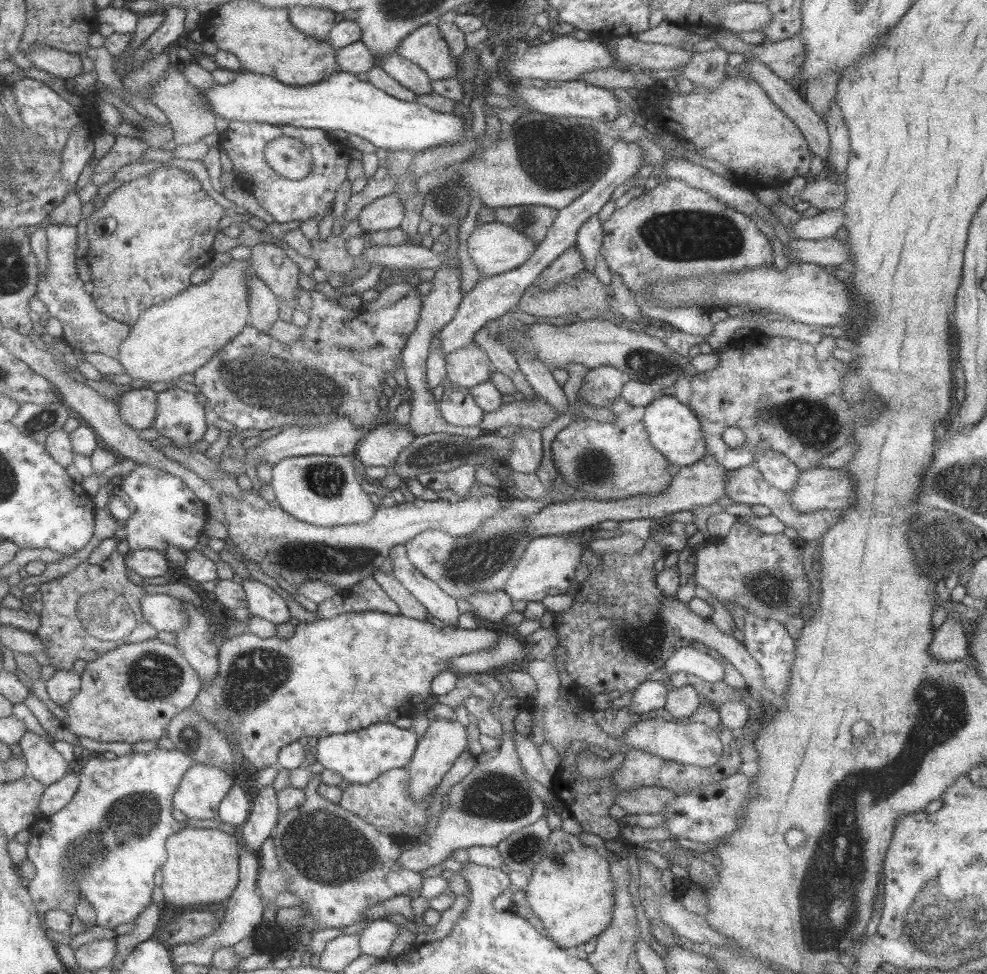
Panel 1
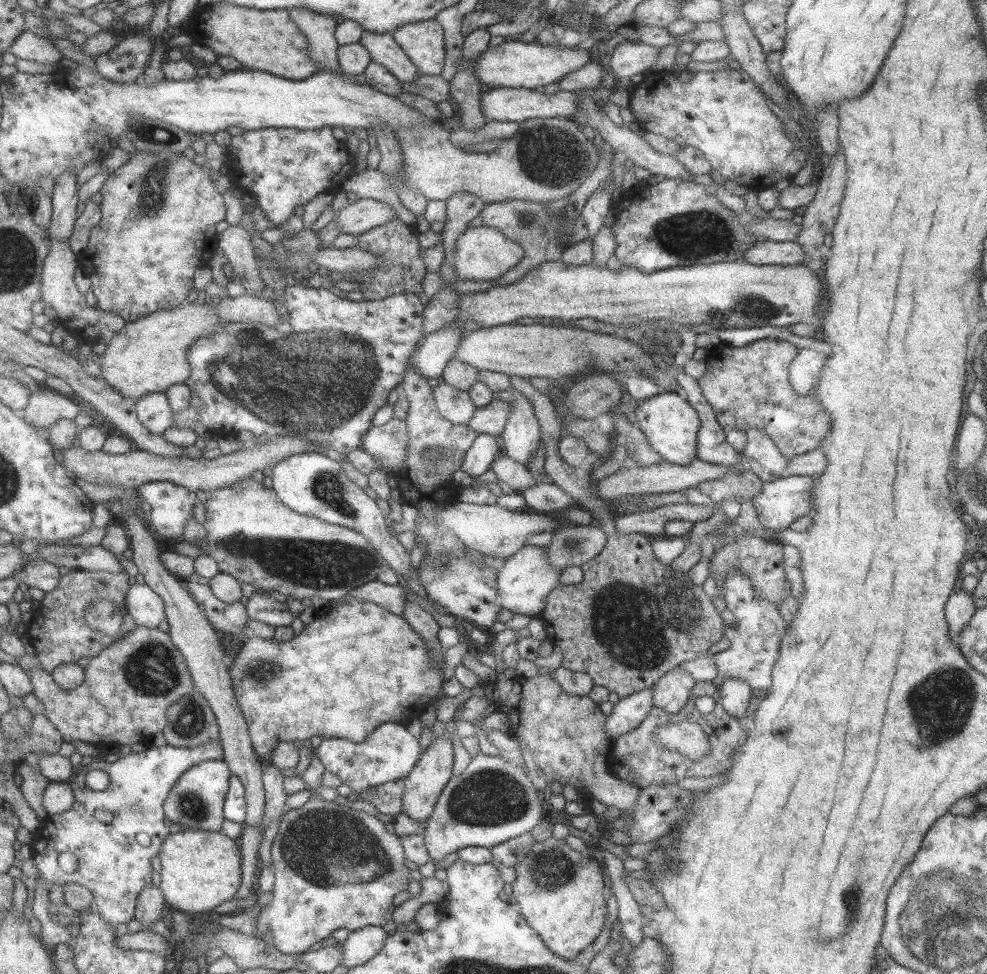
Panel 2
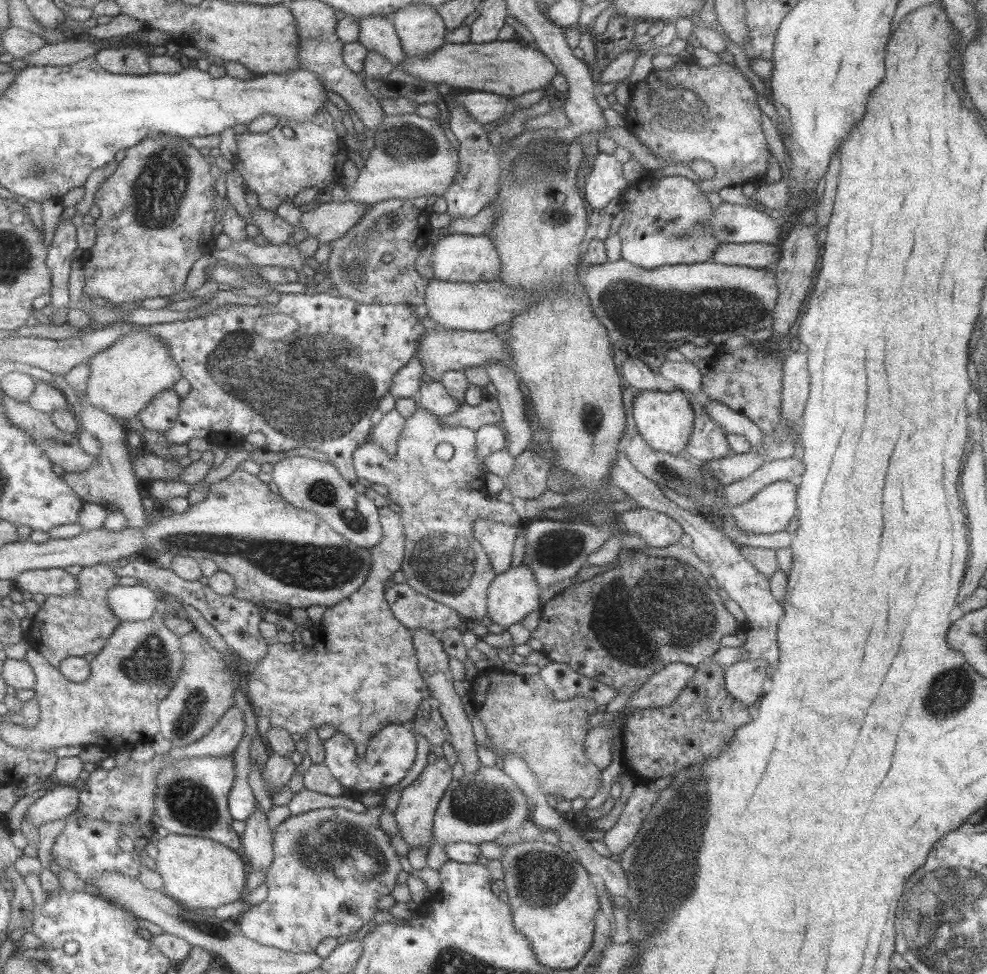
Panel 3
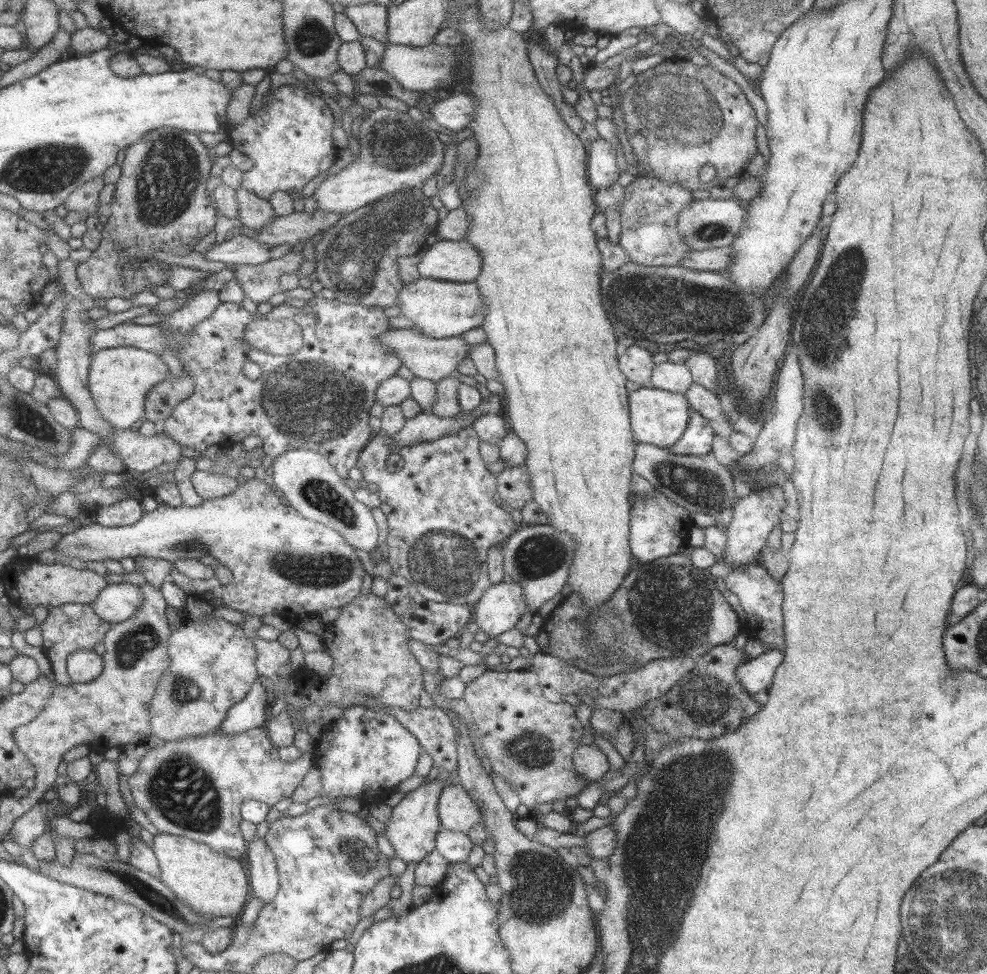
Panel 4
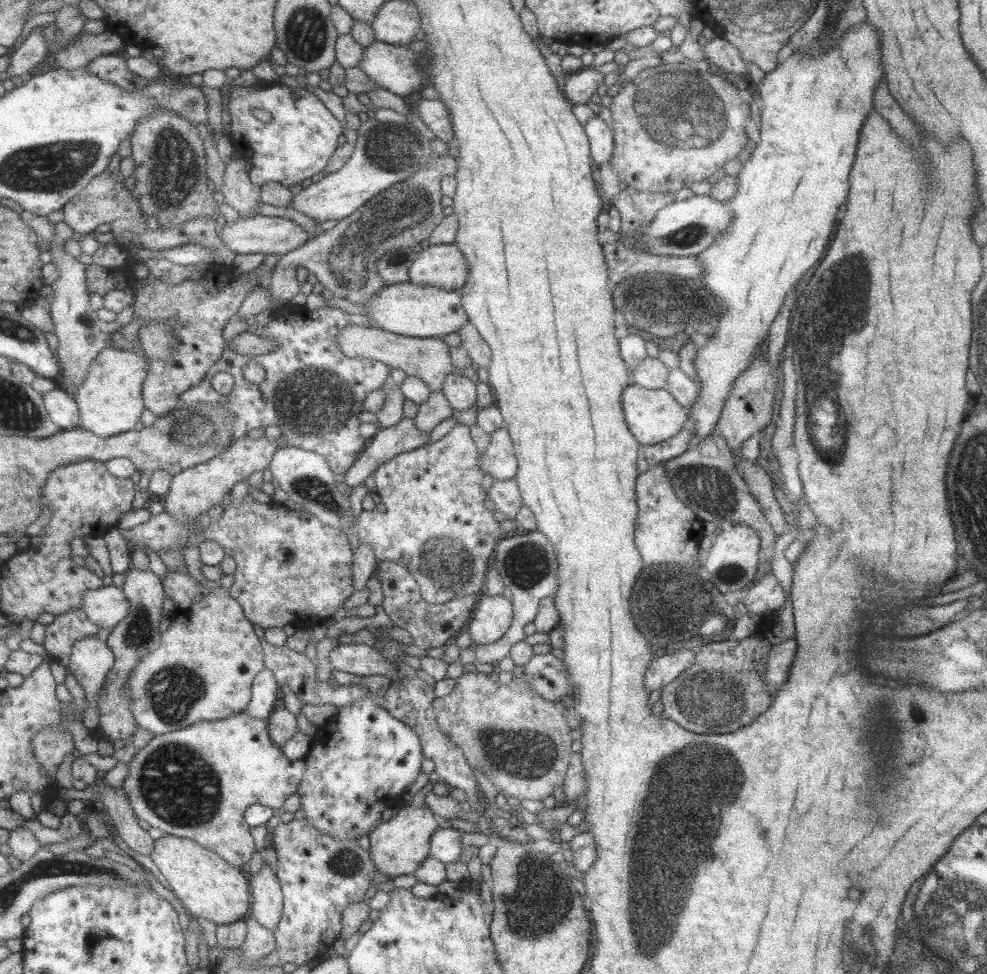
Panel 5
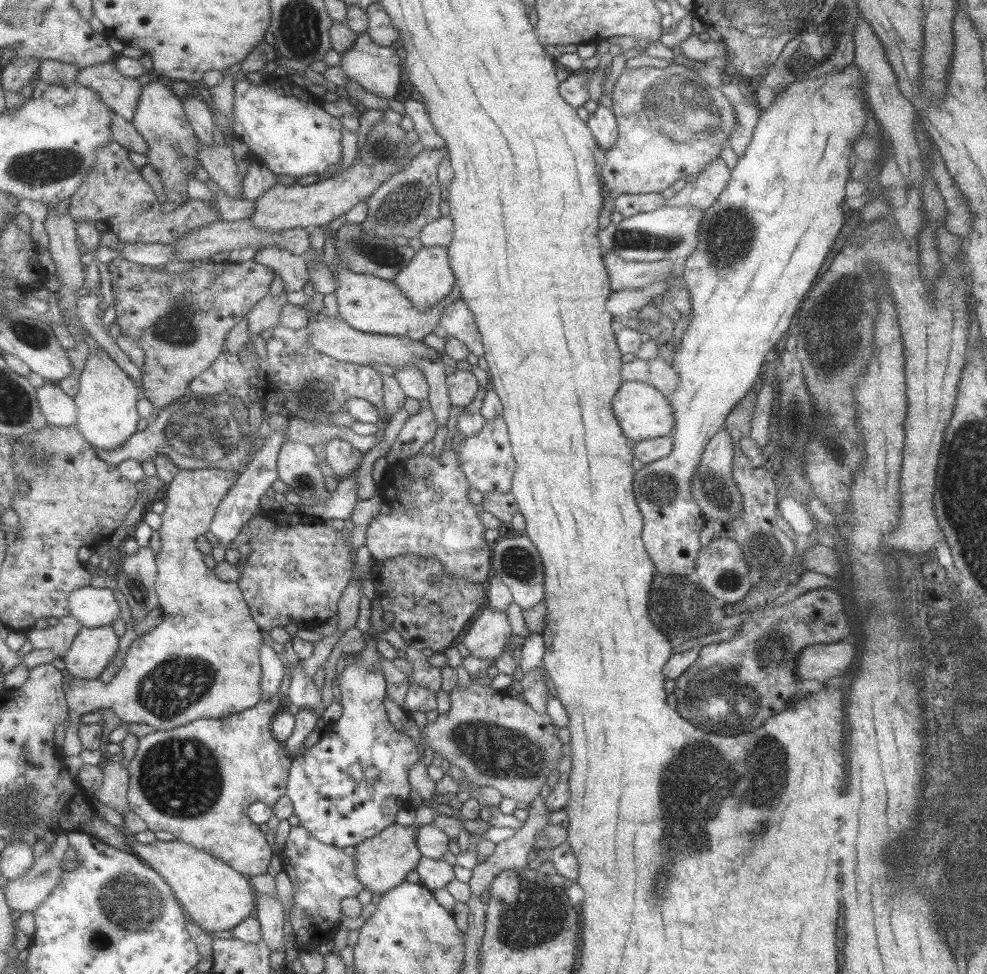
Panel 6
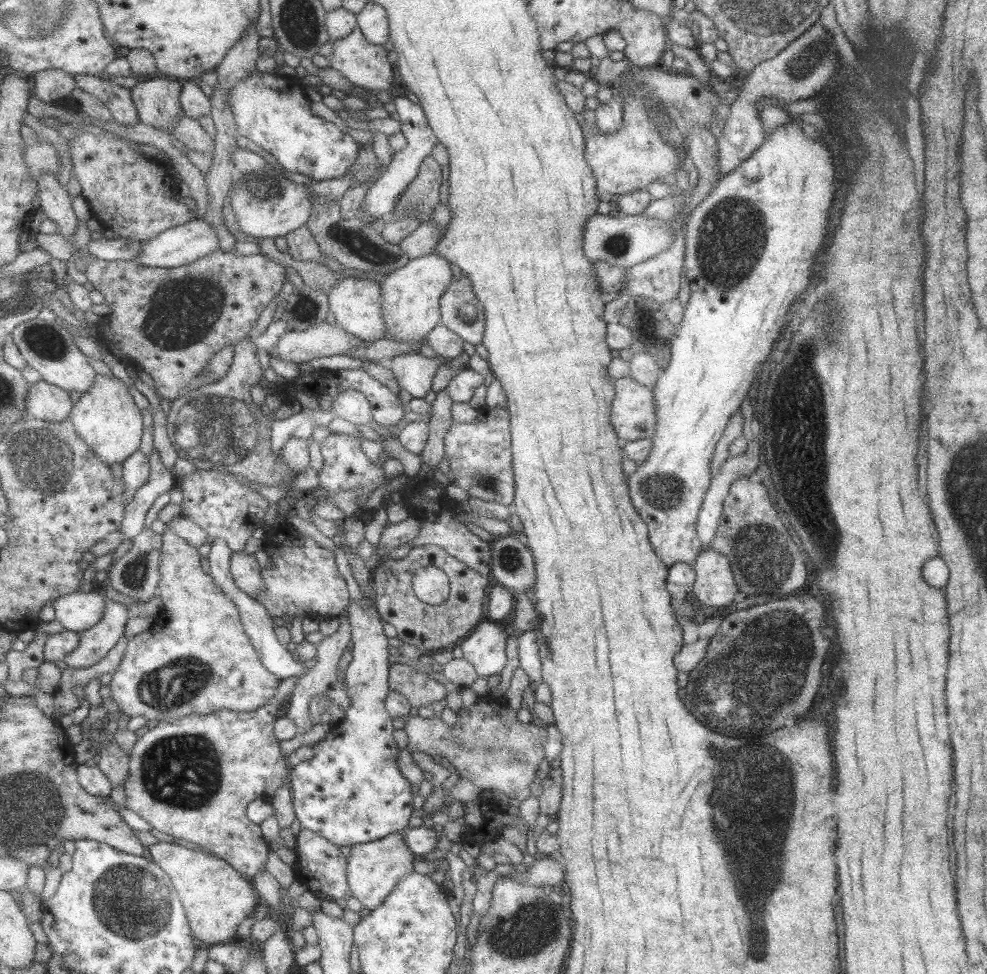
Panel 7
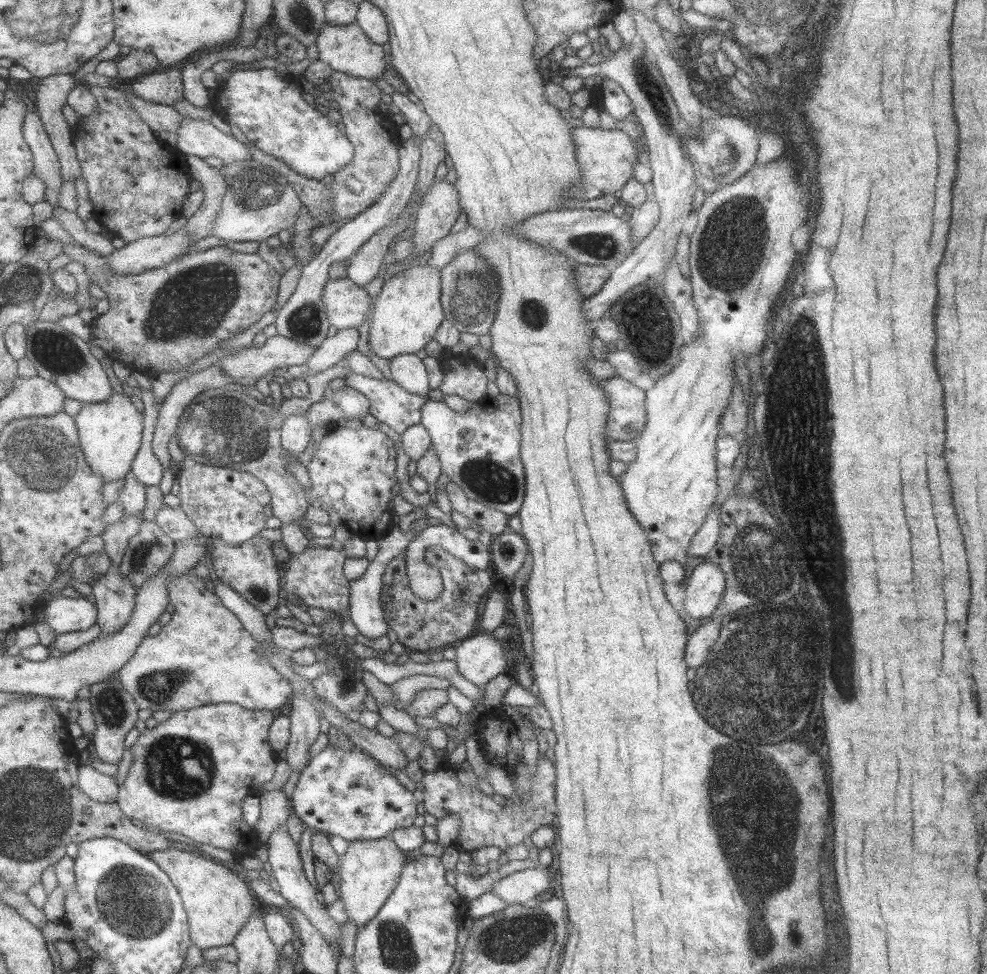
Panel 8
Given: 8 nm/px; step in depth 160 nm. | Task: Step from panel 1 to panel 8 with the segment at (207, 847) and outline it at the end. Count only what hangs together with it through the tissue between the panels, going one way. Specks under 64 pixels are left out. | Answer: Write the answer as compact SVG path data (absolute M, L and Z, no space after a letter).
M169 847L149 855L177 886L190 918L192 940L197 951L232 945L235 934L239 933L239 928L247 923L255 910L247 884L239 880L231 870L227 870L227 865L217 864L193 852Z

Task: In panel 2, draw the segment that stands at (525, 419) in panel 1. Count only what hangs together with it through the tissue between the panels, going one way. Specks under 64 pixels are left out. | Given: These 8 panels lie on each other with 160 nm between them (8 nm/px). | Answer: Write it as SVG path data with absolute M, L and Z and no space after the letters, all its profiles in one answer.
M493 400L483 408L474 408L473 417L467 421L467 427L477 435L486 433L498 438L503 433L509 415L509 403Z

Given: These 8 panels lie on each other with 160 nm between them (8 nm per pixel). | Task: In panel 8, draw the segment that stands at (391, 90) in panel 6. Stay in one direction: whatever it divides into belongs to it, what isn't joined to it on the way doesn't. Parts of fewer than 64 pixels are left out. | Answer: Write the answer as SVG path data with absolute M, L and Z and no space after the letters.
M355 21L343 26L335 26L325 22L324 27L317 35L315 46L319 51L318 60L328 64L332 71L374 82L384 73L386 63L383 61L382 46L371 43Z

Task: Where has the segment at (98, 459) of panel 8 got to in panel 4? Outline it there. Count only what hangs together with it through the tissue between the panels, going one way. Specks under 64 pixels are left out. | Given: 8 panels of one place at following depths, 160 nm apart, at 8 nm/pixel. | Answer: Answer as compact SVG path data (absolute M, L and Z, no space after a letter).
M132 346L107 348L93 354L90 392L103 418L118 430L129 430L137 420L146 418L147 397L159 383L172 374L170 366L156 352Z

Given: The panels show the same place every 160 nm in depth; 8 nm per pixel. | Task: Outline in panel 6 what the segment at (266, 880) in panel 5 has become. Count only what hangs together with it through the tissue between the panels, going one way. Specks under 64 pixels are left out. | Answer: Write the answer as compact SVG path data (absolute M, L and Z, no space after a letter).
M259 894L254 918L259 921L261 939L267 944L269 952L276 952L282 946L283 922L285 923L280 902Z

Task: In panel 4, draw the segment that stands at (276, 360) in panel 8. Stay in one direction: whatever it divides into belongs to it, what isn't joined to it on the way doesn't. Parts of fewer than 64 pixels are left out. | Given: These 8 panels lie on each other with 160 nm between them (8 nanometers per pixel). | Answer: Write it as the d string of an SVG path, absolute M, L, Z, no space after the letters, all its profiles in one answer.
M415 327L389 329L378 336L378 343L399 357L401 364L407 367L417 378L437 383L438 380L455 374L457 365L470 353L472 345L461 337L435 338L425 336Z

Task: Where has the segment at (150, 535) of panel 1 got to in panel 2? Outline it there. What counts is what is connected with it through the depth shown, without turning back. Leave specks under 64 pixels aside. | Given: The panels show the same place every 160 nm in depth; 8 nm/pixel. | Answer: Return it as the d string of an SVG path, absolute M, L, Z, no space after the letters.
M171 481L144 484L137 488L137 493L147 507L149 523L157 534L175 544L185 540L187 521L194 518L201 495Z

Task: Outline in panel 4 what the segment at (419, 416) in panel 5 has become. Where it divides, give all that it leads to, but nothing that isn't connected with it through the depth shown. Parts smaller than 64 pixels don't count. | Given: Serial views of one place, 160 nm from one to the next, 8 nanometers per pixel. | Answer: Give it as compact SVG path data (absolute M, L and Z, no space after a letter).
M451 374L435 383L435 405L427 410L427 414L439 416L439 418L451 418L460 412L457 404L457 389L464 381L461 376Z

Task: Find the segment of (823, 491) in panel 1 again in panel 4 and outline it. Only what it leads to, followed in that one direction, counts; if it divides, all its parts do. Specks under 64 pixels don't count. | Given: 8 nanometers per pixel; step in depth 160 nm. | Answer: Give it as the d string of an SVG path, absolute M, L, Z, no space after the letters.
M779 485L764 489L758 488L758 491L750 490L747 495L735 499L731 506L731 523L723 528L727 535L724 561L730 569L737 568L739 565L757 563L757 558L765 547L767 537L775 526L780 525L779 518L784 514L785 500Z

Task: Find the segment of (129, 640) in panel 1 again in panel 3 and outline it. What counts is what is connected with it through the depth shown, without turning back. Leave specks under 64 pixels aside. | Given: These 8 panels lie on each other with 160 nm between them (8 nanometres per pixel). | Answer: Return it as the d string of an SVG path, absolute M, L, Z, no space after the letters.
M101 563L82 567L76 577L79 590L75 594L46 597L44 605L37 608L33 620L26 622L25 638L30 646L39 649L56 668L60 668L66 658L100 653L123 624L110 605L110 591L119 586L119 576L114 573L112 566Z

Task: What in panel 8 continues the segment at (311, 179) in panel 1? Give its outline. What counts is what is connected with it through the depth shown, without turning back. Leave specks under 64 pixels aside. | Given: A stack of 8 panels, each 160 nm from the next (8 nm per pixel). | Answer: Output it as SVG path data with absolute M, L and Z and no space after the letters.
M235 68L233 72L230 72L230 76L217 87L215 97L211 100L209 107L225 122L236 124L246 138L263 151L263 154L284 162L301 176L326 181L329 176L352 160L354 148L345 133L337 129L336 123L305 102L301 92L301 85L293 69L290 70L290 73L280 73L271 68L249 68L247 70Z

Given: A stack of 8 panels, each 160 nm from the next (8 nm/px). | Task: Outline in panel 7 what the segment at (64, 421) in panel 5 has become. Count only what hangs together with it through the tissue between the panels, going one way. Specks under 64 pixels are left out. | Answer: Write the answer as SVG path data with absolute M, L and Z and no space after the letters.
M42 380L30 385L27 408L23 411L23 416L25 419L42 419L59 423L70 419L74 406L68 390Z

